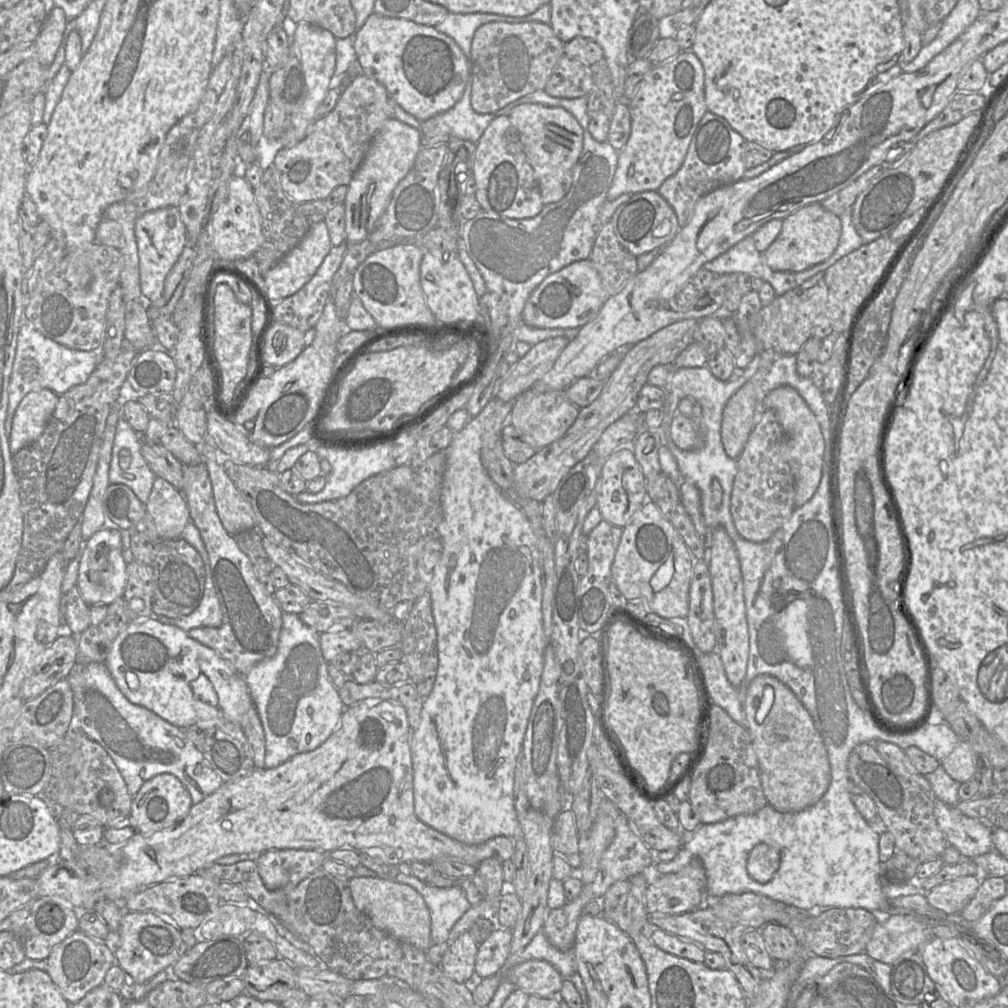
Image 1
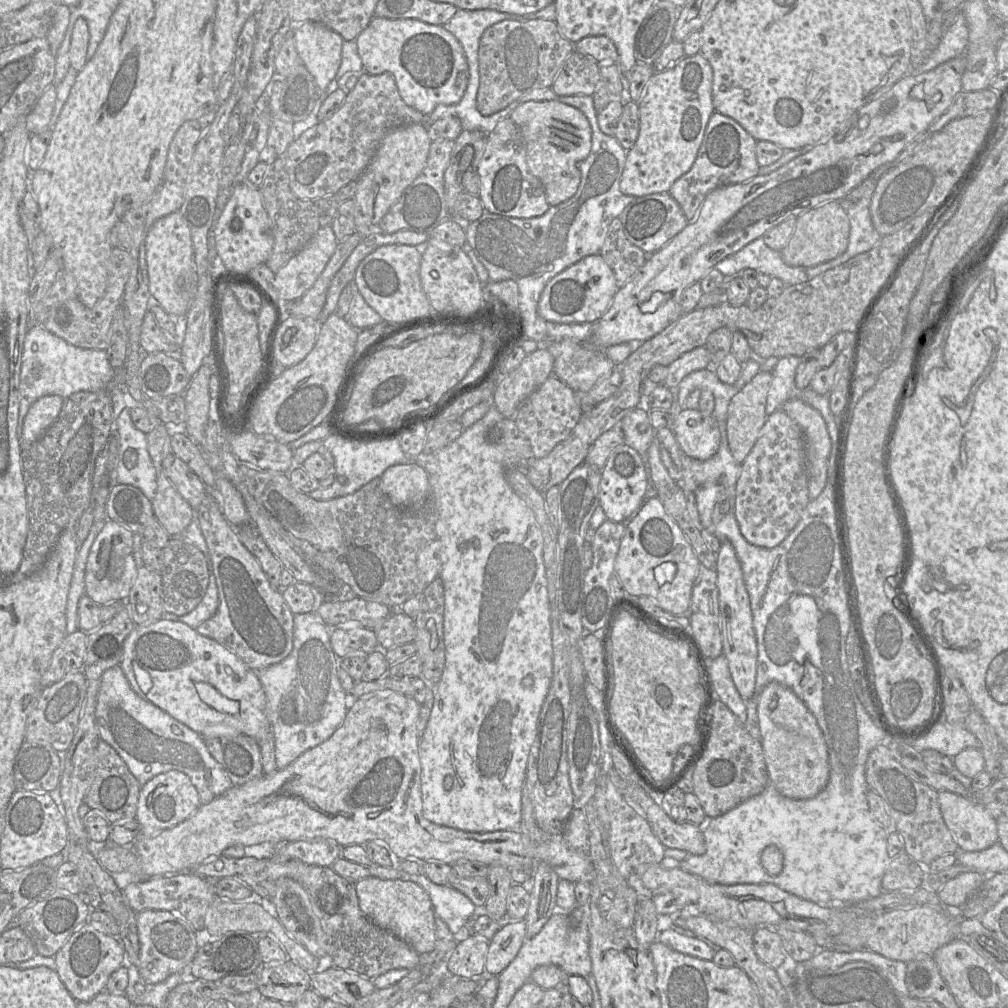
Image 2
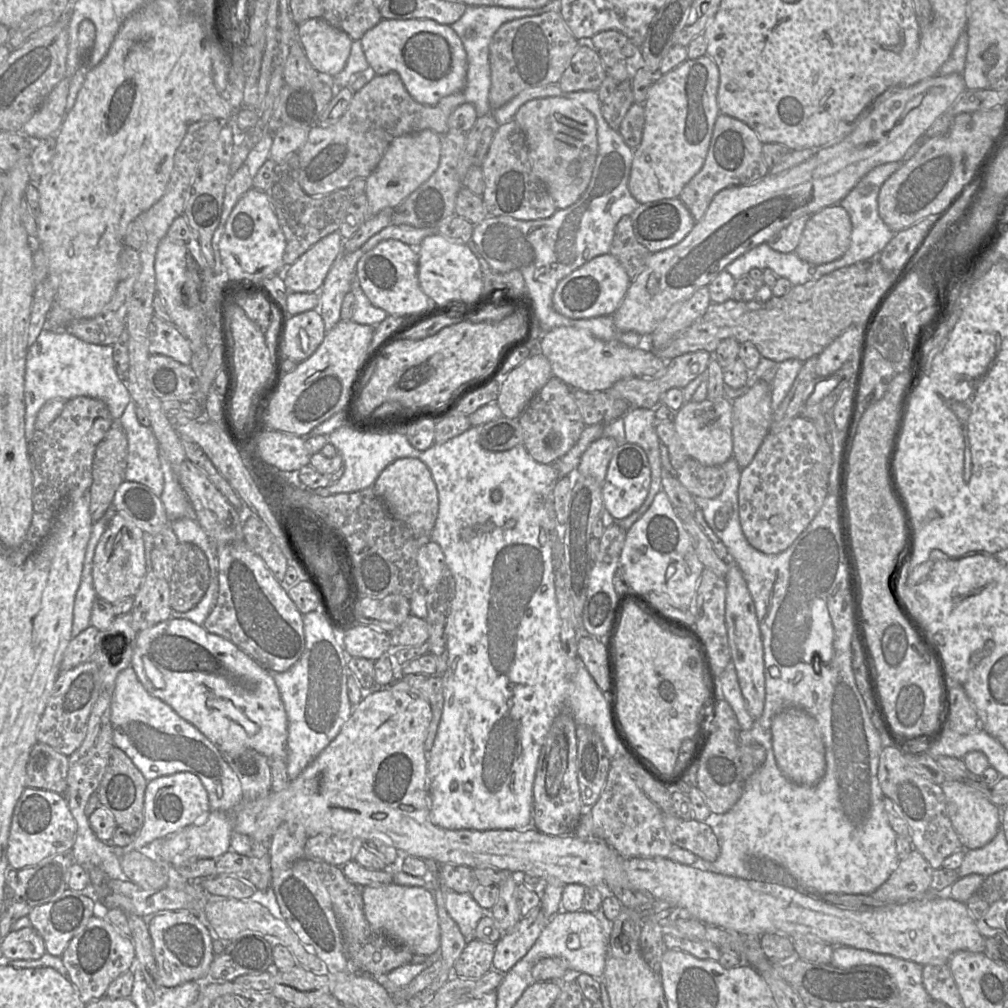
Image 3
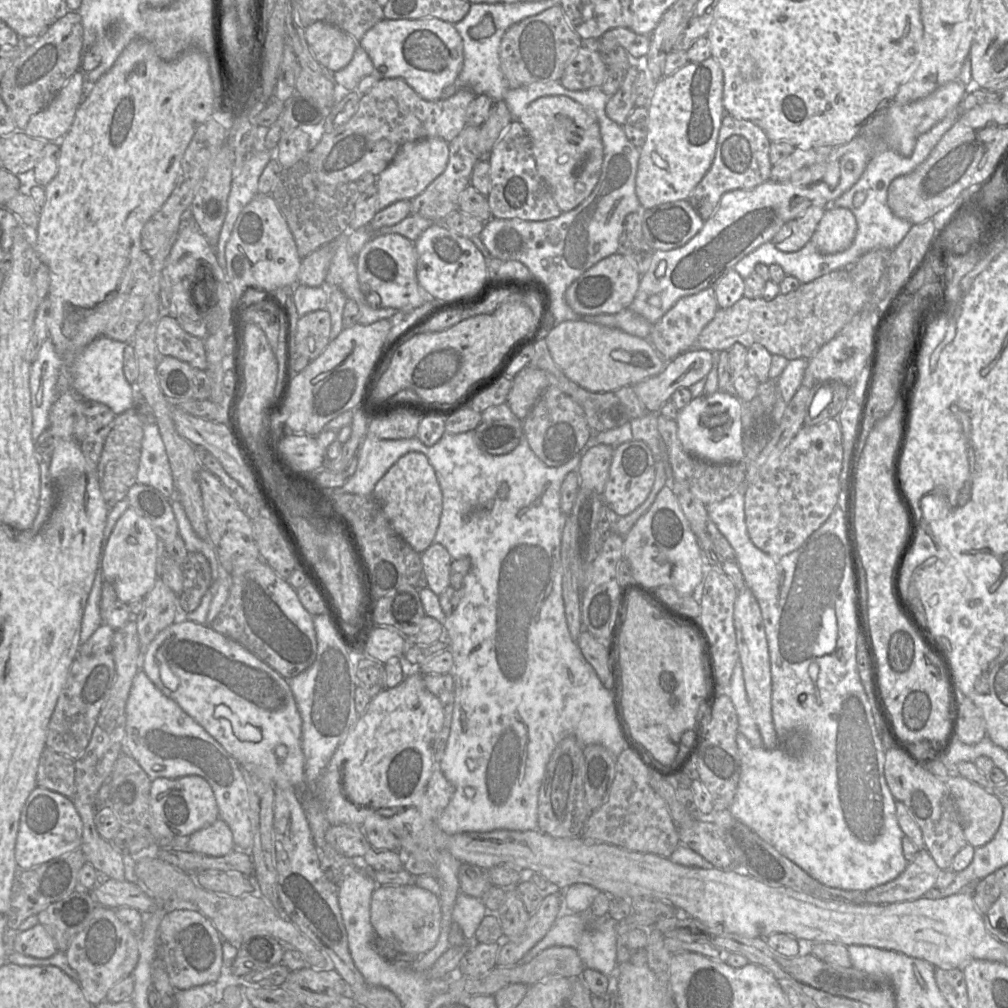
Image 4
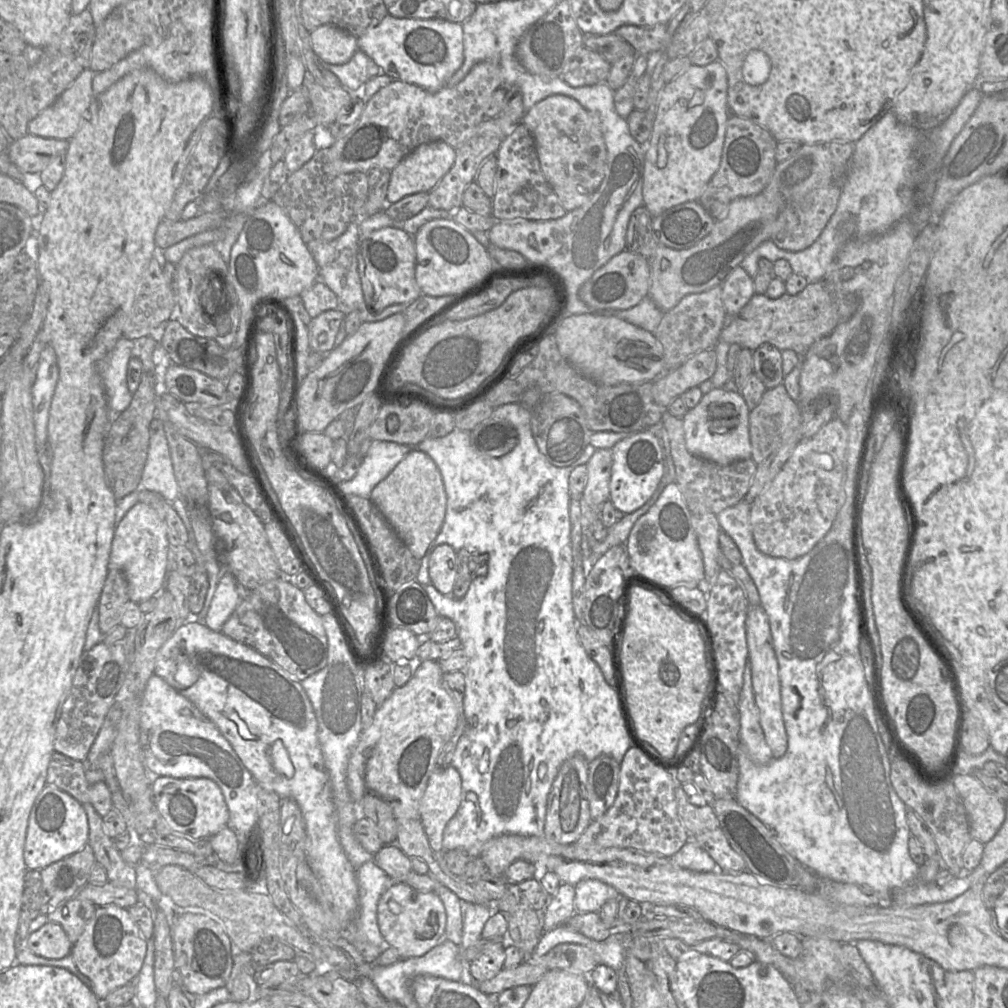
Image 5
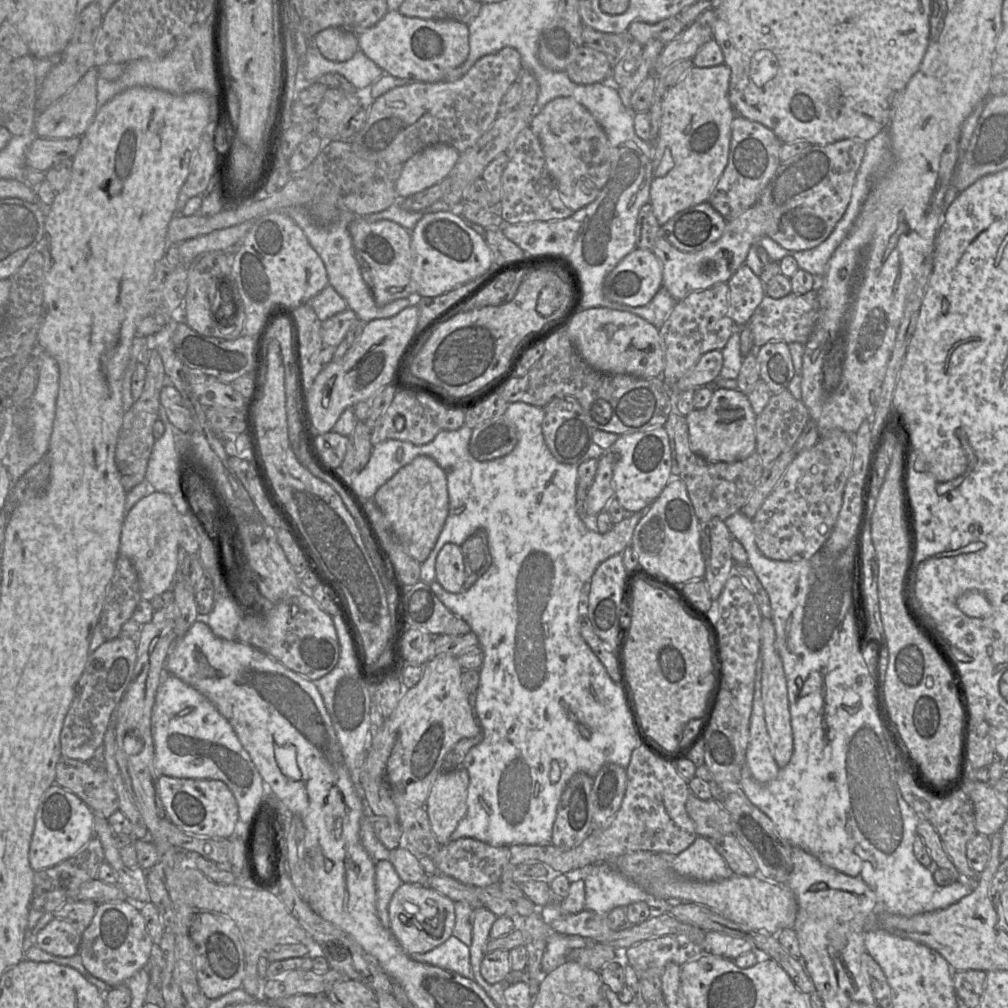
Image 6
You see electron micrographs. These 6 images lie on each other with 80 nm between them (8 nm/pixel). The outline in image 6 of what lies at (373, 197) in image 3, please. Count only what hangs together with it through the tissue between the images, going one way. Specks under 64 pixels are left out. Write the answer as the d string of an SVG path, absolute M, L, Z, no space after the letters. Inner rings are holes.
M447 144L425 148L403 164L395 189L400 199L413 196L432 187L447 176L456 165L460 153Z

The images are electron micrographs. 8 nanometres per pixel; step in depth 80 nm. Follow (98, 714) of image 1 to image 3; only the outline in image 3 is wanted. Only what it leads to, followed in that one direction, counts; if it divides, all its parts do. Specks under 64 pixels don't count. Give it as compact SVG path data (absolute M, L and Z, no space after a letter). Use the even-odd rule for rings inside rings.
M132 667L121 671L116 678L111 701L111 724L114 745L125 752L148 782L178 772L191 772L201 780L207 790L211 811L226 812L233 816L243 803L244 795L240 780L218 747L194 725L179 716L171 706L151 695L143 687Z

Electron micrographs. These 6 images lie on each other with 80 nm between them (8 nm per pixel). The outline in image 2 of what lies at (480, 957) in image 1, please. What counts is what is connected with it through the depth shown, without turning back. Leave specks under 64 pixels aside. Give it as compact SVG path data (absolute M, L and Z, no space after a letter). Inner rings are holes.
M523 919L501 924L489 941L485 961L486 975L499 975L516 957L526 939L526 924Z

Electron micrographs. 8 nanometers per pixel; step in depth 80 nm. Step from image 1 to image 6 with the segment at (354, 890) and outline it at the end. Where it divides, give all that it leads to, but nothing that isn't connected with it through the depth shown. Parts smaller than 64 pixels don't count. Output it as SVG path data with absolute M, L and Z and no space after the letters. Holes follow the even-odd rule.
M403 882L388 906L389 930L408 954L423 954L452 936L455 925L454 901L427 887Z

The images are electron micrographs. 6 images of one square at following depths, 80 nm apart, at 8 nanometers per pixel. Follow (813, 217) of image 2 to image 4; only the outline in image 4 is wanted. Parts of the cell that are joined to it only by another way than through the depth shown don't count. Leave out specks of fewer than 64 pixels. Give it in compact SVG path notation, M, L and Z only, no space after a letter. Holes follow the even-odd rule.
M826 207L810 242L823 254L834 254L847 249L857 231L856 217L843 207Z

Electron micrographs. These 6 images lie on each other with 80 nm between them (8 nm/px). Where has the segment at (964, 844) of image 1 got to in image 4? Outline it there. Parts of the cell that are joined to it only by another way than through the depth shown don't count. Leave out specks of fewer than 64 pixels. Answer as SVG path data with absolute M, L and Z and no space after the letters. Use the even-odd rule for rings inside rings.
M952 774L945 780L954 798L967 843L974 848L990 842L1002 822L1003 804L989 790Z

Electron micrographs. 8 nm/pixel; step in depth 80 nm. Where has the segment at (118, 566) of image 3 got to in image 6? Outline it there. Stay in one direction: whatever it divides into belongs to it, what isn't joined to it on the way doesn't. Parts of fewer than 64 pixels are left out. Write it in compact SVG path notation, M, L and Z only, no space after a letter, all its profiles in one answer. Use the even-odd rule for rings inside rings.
M154 491L143 497L126 514L121 530L120 555L129 558L137 572L142 600L154 597L172 588L178 577L180 512L170 495Z

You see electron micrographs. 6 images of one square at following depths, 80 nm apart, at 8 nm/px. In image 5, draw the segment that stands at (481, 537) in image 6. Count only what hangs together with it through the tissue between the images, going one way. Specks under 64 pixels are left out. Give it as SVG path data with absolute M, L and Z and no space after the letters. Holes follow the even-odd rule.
M460 549L457 551L457 577L454 589L446 596L461 599L467 593L471 582L487 573L487 556Z

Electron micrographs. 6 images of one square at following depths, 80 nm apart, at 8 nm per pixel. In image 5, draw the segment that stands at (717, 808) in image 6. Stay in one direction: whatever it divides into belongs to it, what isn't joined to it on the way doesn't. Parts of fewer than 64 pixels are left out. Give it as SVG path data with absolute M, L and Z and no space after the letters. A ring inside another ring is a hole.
M680 784L676 786L675 797L679 819L690 835L719 828L719 821L711 804L701 807L691 804Z

